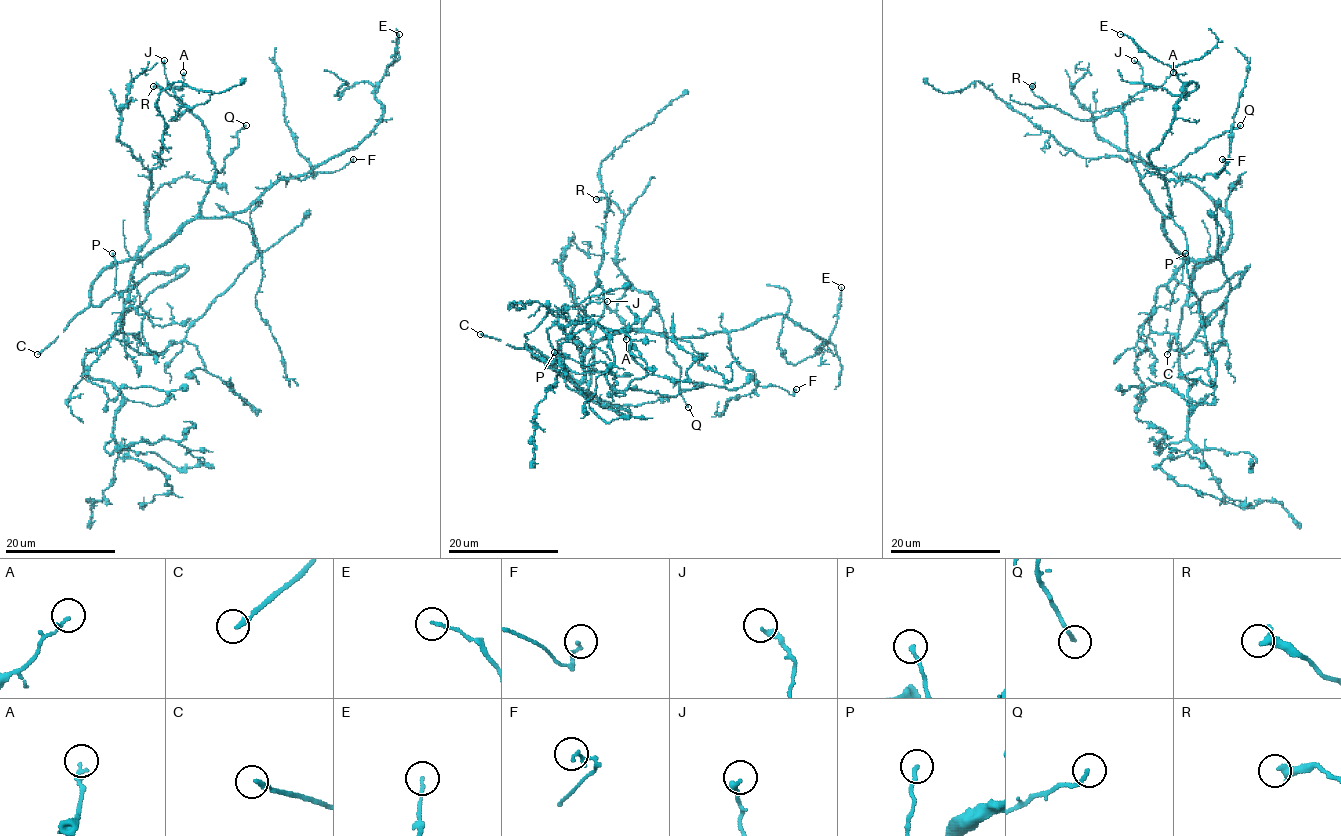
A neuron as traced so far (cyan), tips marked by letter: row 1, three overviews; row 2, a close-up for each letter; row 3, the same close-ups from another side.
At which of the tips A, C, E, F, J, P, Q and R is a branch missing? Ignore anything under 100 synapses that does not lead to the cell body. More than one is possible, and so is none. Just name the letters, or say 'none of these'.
C

